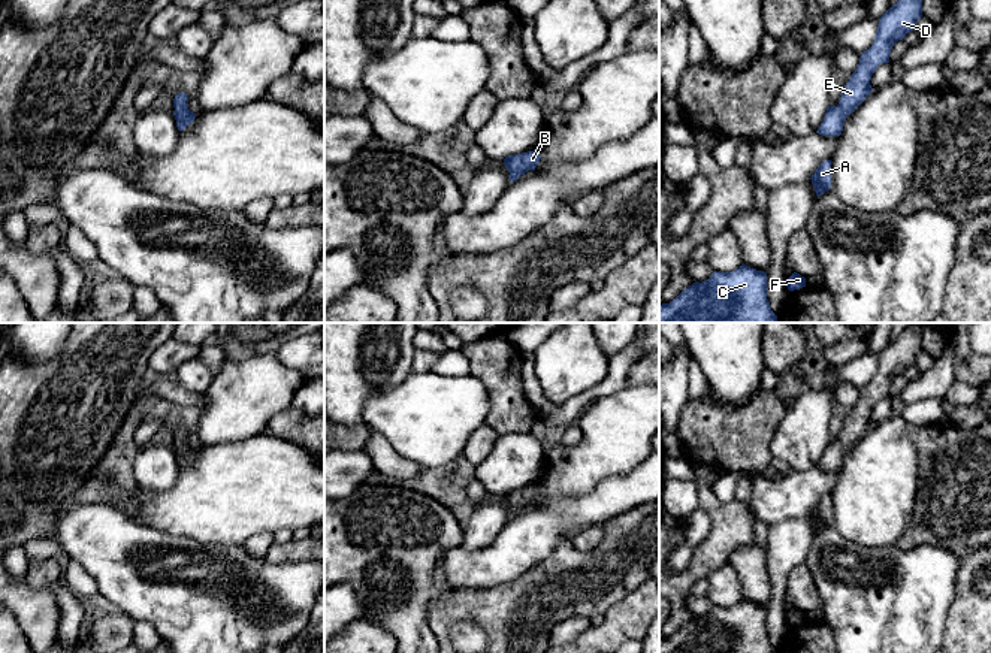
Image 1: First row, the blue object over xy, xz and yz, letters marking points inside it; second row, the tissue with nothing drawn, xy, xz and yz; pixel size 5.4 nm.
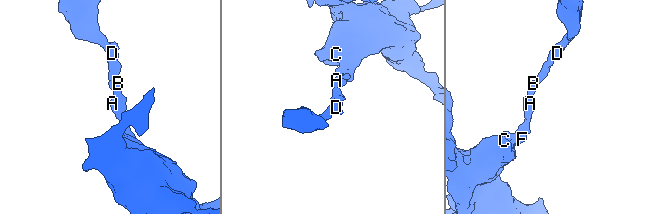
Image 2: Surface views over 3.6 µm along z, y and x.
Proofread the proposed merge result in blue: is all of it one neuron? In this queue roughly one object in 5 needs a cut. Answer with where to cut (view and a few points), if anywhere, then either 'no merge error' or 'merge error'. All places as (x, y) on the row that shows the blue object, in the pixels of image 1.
cut none; no merge error

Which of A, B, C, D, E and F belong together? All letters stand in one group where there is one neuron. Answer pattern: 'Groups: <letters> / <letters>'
Groups: A B C D E F

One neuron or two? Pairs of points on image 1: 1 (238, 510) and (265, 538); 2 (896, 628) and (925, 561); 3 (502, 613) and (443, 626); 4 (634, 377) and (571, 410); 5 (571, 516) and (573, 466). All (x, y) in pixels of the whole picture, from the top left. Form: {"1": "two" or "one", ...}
{"1": "two", "2": "one", "3": "one", "4": "two", "5": "two"}

